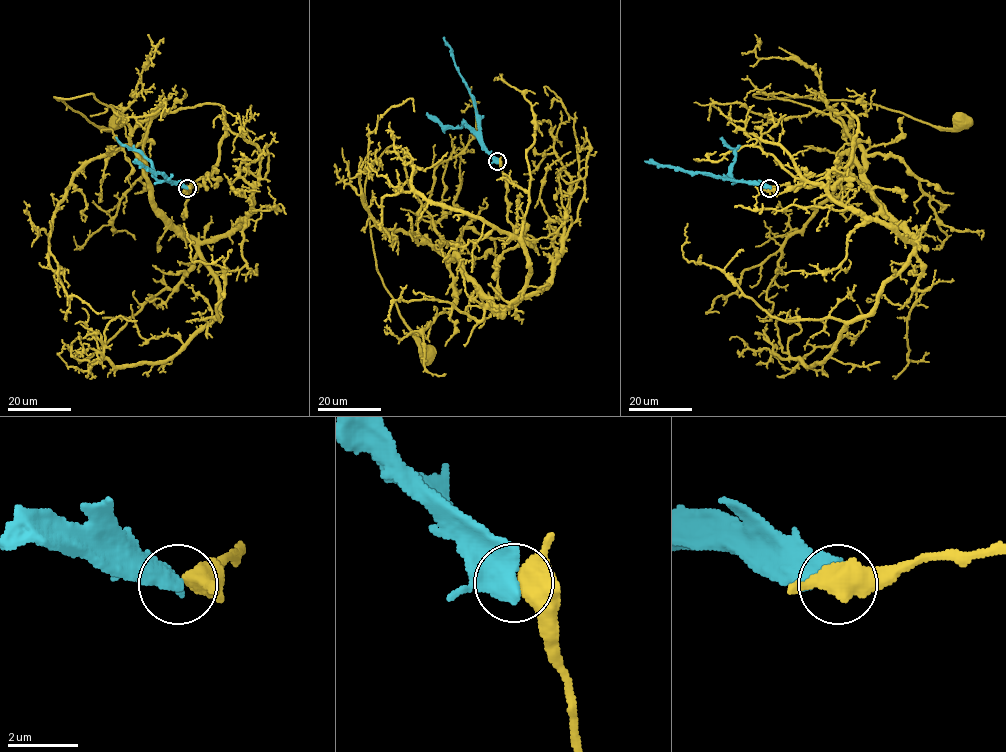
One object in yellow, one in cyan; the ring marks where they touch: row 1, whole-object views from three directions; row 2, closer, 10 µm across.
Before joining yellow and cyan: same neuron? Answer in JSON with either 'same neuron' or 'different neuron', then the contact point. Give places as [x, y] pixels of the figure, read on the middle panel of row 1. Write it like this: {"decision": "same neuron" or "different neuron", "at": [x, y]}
{"decision": "different neuron", "at": [497, 161]}

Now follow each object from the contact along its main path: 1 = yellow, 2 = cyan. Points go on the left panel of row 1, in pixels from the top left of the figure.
1: (187, 187), (218, 159), (220, 105), (151, 114), (132, 129), (93, 93), (54, 97), (101, 128), (117, 122)
2: (186, 187), (133, 161)

